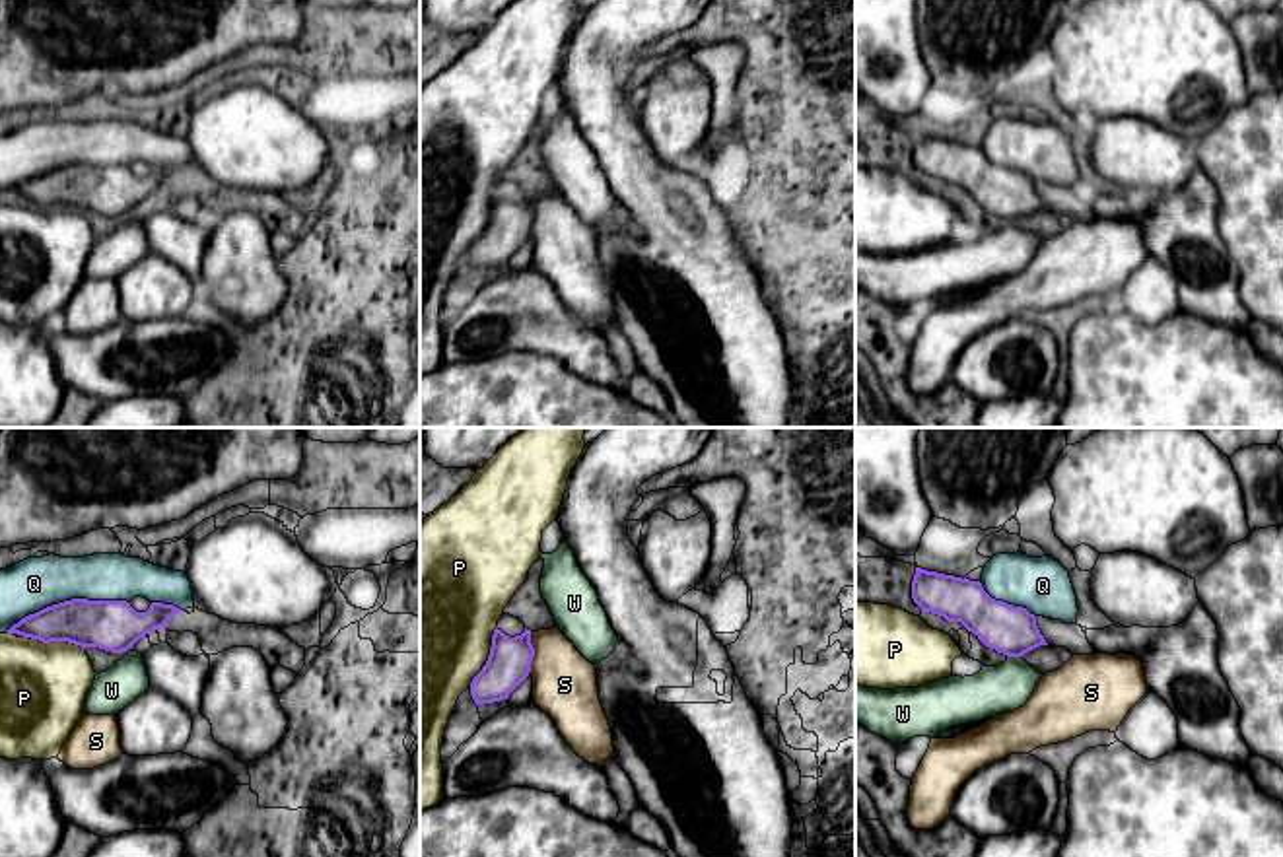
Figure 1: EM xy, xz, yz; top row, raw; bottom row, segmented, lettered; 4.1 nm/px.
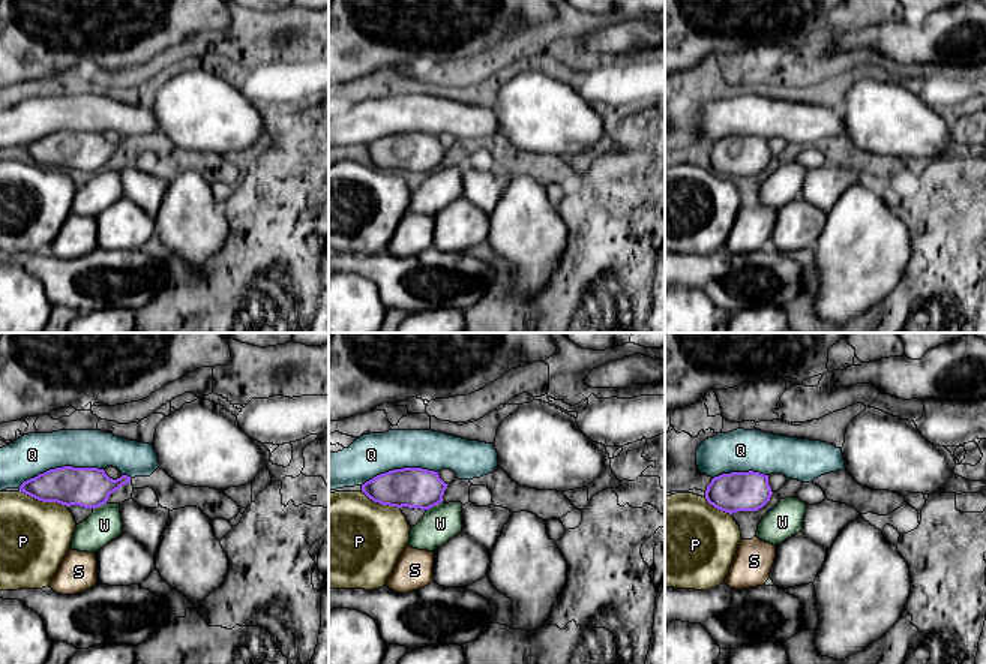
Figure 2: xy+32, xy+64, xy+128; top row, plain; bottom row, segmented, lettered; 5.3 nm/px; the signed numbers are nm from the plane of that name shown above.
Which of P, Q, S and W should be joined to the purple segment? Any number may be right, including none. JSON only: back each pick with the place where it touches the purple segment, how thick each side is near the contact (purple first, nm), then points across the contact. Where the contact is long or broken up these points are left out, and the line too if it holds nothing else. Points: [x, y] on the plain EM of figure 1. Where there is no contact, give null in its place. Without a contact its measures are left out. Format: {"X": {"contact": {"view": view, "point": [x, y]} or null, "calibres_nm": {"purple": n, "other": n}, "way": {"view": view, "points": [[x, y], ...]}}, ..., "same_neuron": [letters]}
{"same_neuron": []}

